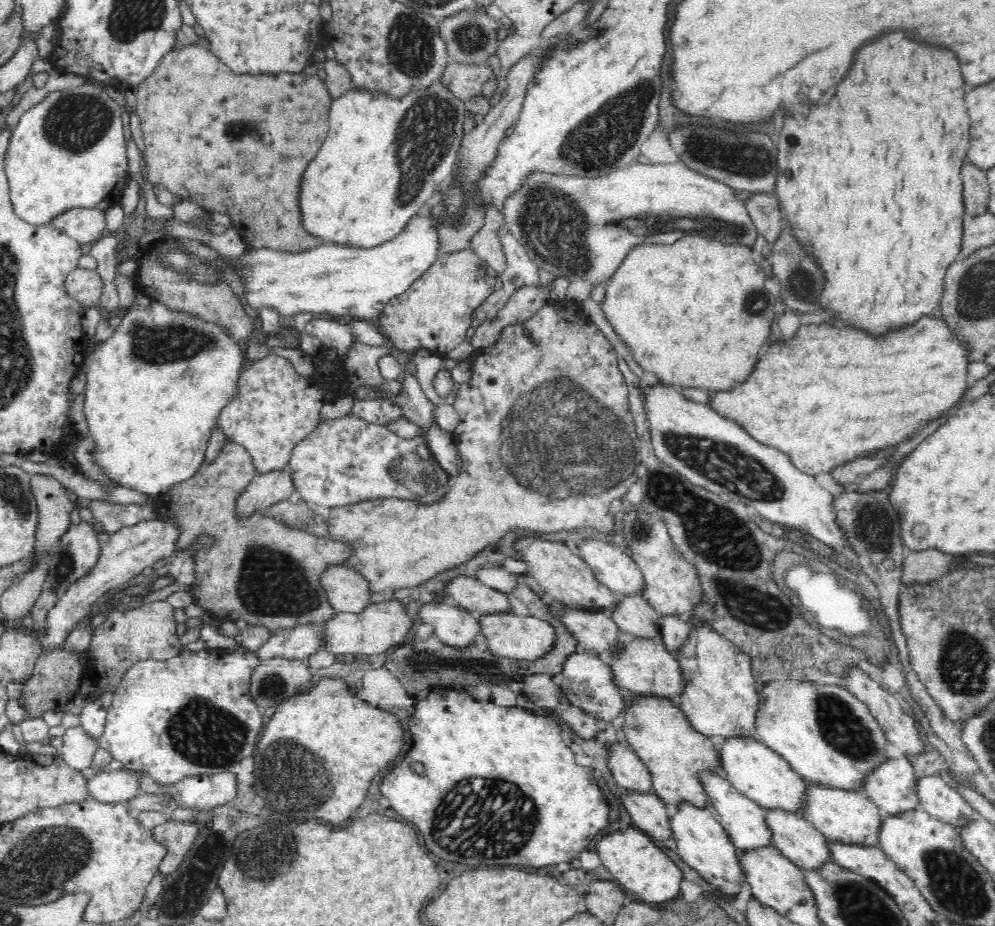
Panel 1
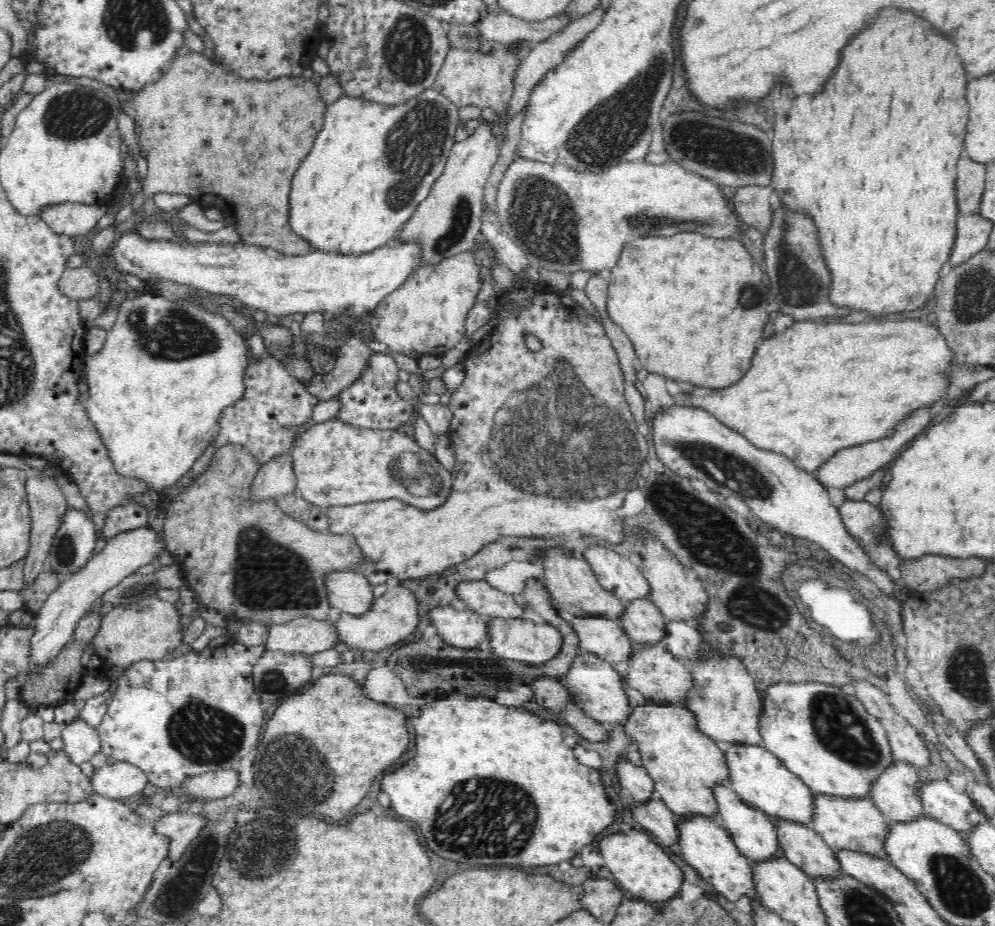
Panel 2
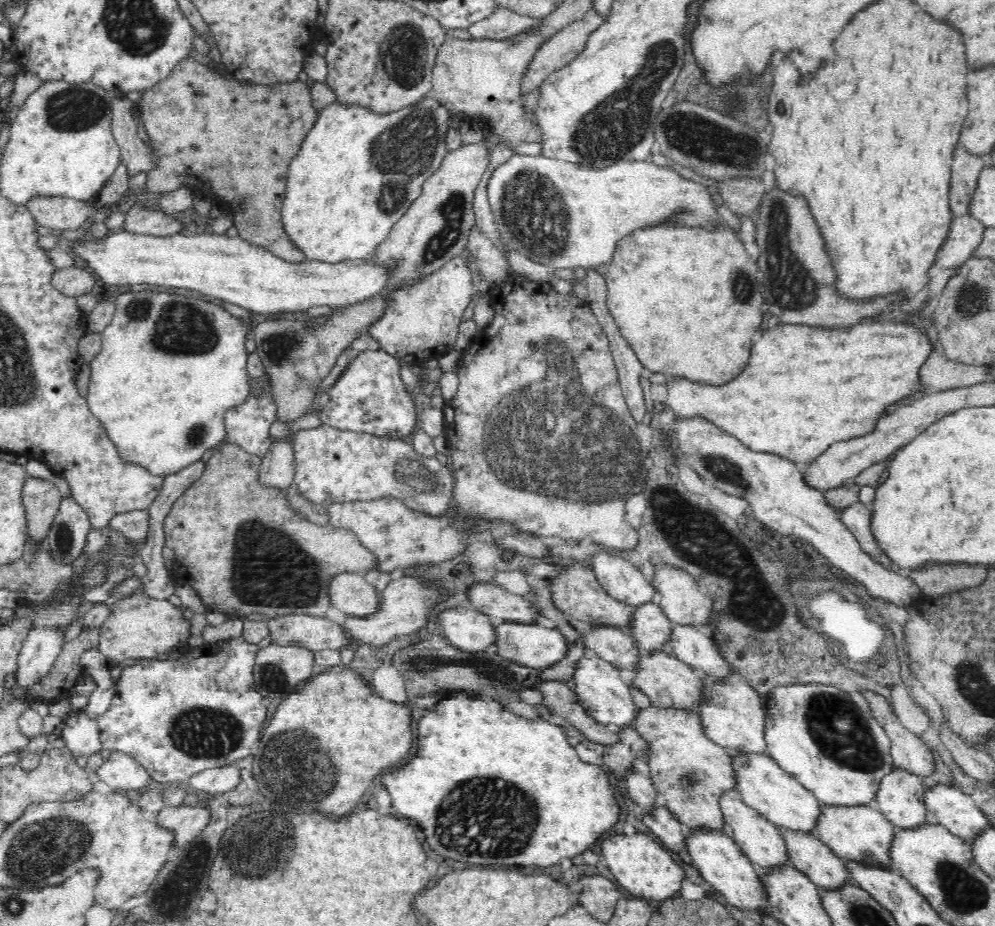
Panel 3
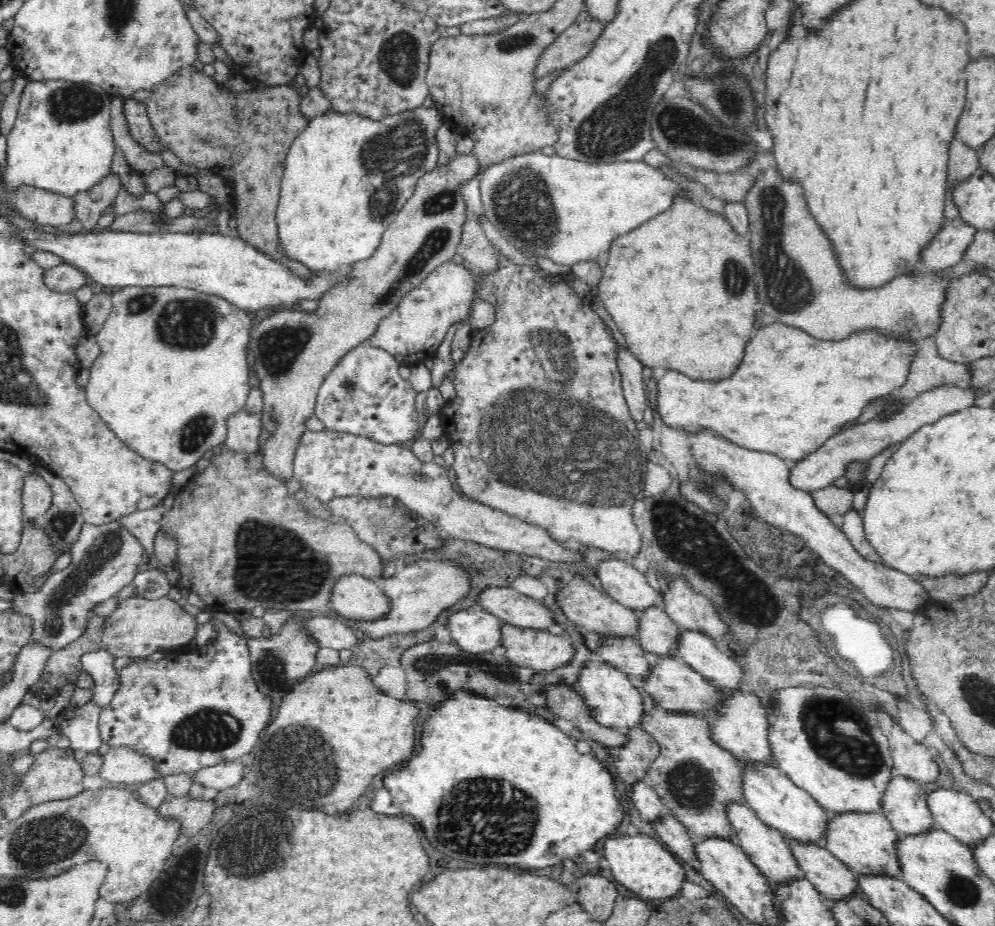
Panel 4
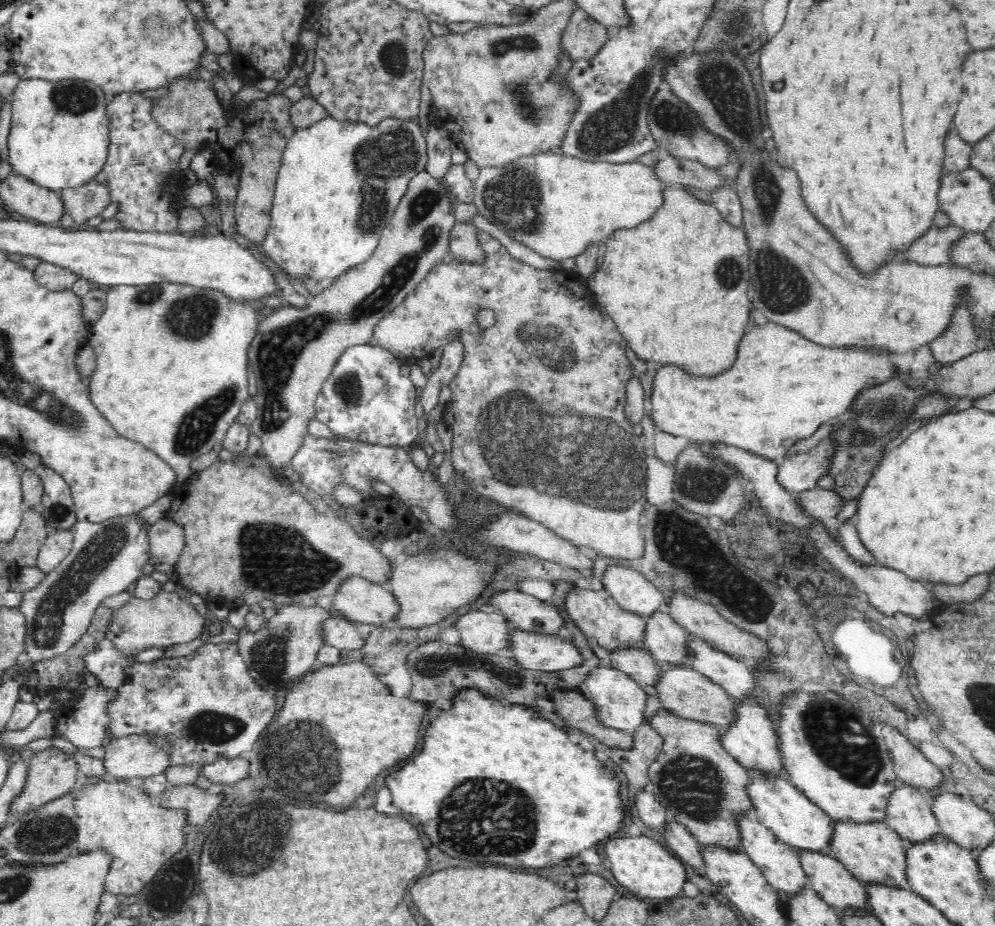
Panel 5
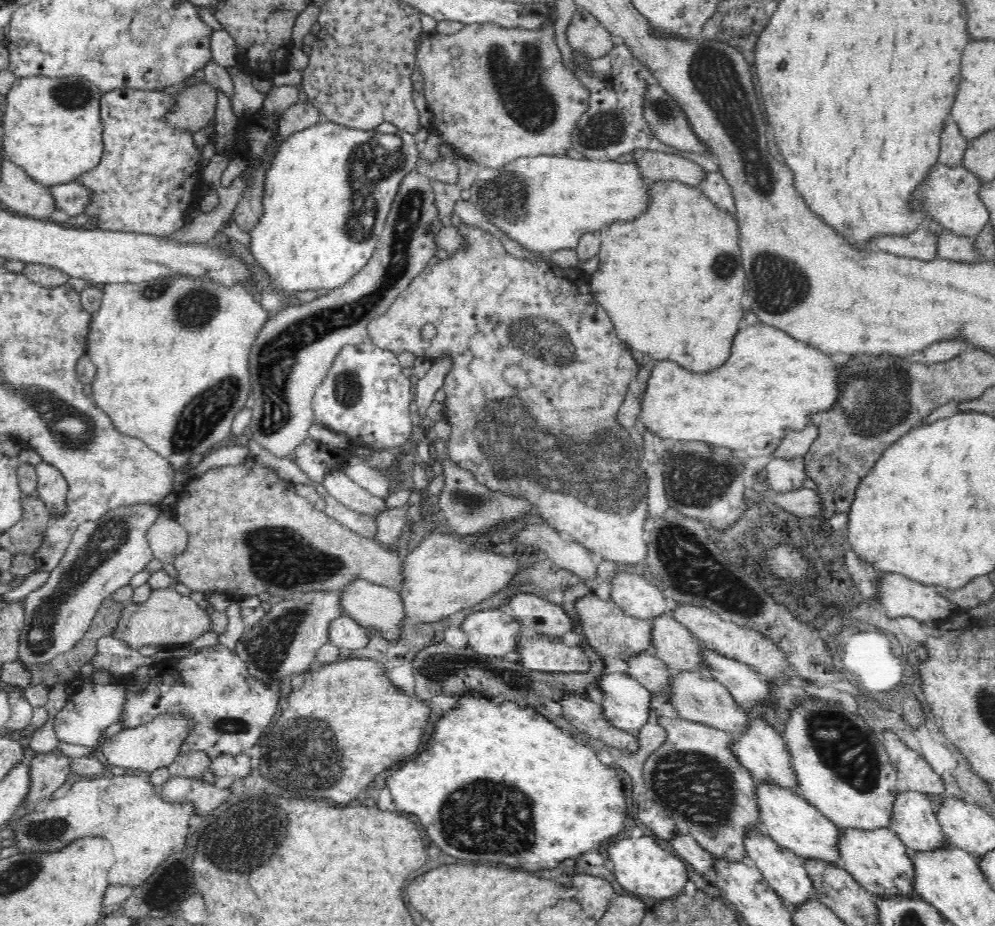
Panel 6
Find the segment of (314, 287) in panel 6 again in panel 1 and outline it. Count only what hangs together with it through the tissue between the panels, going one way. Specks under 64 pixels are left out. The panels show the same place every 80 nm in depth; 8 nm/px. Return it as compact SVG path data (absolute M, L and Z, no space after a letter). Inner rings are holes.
M436 81L434 84L404 96L404 98L386 98L383 94L364 93L355 89L346 91L340 98L333 100L328 110L328 133L326 138L322 140L322 145L316 156L308 162L308 166L302 172L300 178L300 190L298 190L298 208L300 208L300 224L302 228L312 235L313 238L320 240L322 243L329 243L340 247L348 247L350 249L372 249L381 246L386 242L395 240L408 222L425 209L425 207L433 201L436 193L450 180L453 173L453 164L458 145L460 144L462 134L462 123L464 122L465 103L456 100Z

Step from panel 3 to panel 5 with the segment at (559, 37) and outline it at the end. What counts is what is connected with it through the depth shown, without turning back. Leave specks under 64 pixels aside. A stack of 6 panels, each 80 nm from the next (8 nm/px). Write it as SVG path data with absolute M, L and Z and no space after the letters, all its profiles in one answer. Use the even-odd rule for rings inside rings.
M574 8L561 38L561 52L574 60L594 58L606 46L610 30L585 10Z

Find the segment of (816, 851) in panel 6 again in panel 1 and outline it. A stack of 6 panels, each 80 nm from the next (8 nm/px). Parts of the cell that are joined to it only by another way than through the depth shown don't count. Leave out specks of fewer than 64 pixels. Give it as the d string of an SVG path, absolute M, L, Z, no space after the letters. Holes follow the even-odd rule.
M754 737L728 738L728 740L724 740L719 753L722 767L727 773L727 780L739 794L752 800L766 812L781 810L804 817L808 784L790 768L788 762L779 754L758 742Z

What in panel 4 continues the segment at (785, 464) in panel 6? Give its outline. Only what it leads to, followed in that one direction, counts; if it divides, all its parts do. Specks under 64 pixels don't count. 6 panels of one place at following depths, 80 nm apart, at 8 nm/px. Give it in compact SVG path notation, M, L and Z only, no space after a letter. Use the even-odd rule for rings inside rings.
M954 385L940 386L917 394L906 403L902 410L898 410L888 420L850 426L838 434L829 436L814 452L800 457L796 462L789 462L788 484L796 490L808 493L832 485L834 480L842 477L843 468L848 461L852 459L866 459L868 461L892 444L904 442L922 425L933 423L944 415L974 406L974 402L976 402L976 392L971 392L967 387L962 388Z

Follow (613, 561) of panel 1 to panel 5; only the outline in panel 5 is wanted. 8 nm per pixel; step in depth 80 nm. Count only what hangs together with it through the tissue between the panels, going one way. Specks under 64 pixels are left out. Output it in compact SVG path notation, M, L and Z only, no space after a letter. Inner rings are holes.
M622 564L610 565L604 572L603 582L604 590L626 612L647 618L665 609L667 596L640 571Z

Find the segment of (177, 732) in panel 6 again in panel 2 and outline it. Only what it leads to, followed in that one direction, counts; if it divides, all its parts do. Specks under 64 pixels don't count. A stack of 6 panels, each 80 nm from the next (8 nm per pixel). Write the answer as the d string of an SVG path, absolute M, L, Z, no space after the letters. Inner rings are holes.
M124 759L95 769L91 781L95 794L121 801L142 794L149 782L144 770Z

